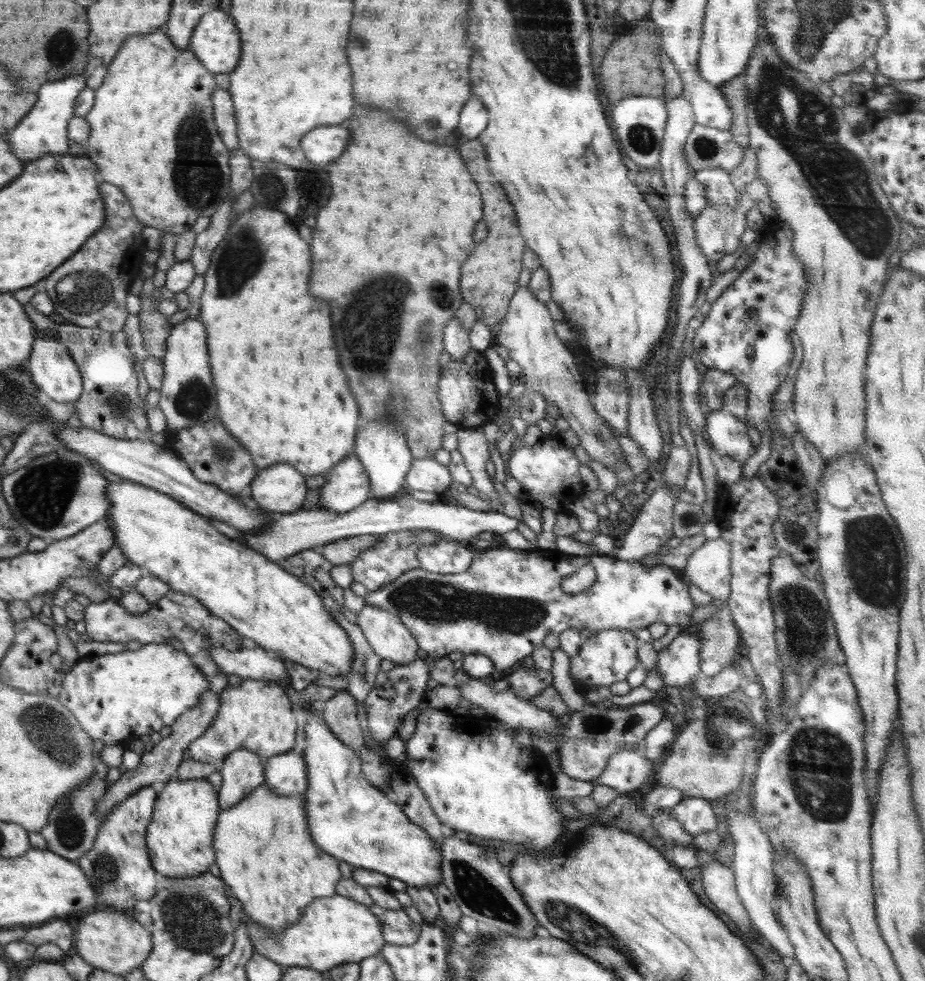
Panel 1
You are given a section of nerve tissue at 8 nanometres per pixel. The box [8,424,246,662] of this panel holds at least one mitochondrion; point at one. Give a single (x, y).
(42, 495)

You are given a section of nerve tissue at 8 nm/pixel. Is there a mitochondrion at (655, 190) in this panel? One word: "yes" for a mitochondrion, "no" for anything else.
no

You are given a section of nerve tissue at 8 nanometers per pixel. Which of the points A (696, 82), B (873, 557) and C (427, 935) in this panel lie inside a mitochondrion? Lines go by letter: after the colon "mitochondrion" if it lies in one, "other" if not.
A: other
B: mitochondrion
C: other

